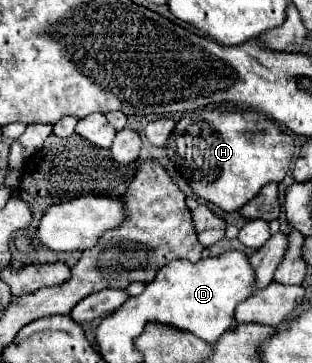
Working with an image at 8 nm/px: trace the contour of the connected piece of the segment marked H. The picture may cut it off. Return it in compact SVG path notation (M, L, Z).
M192 110L176 122L176 128L166 142L166 154L178 172L188 180L196 196L212 202L224 212L234 212L250 202L262 190L262 186L282 182L294 156L294 140L258 110L224 110L220 114L218 110Z

